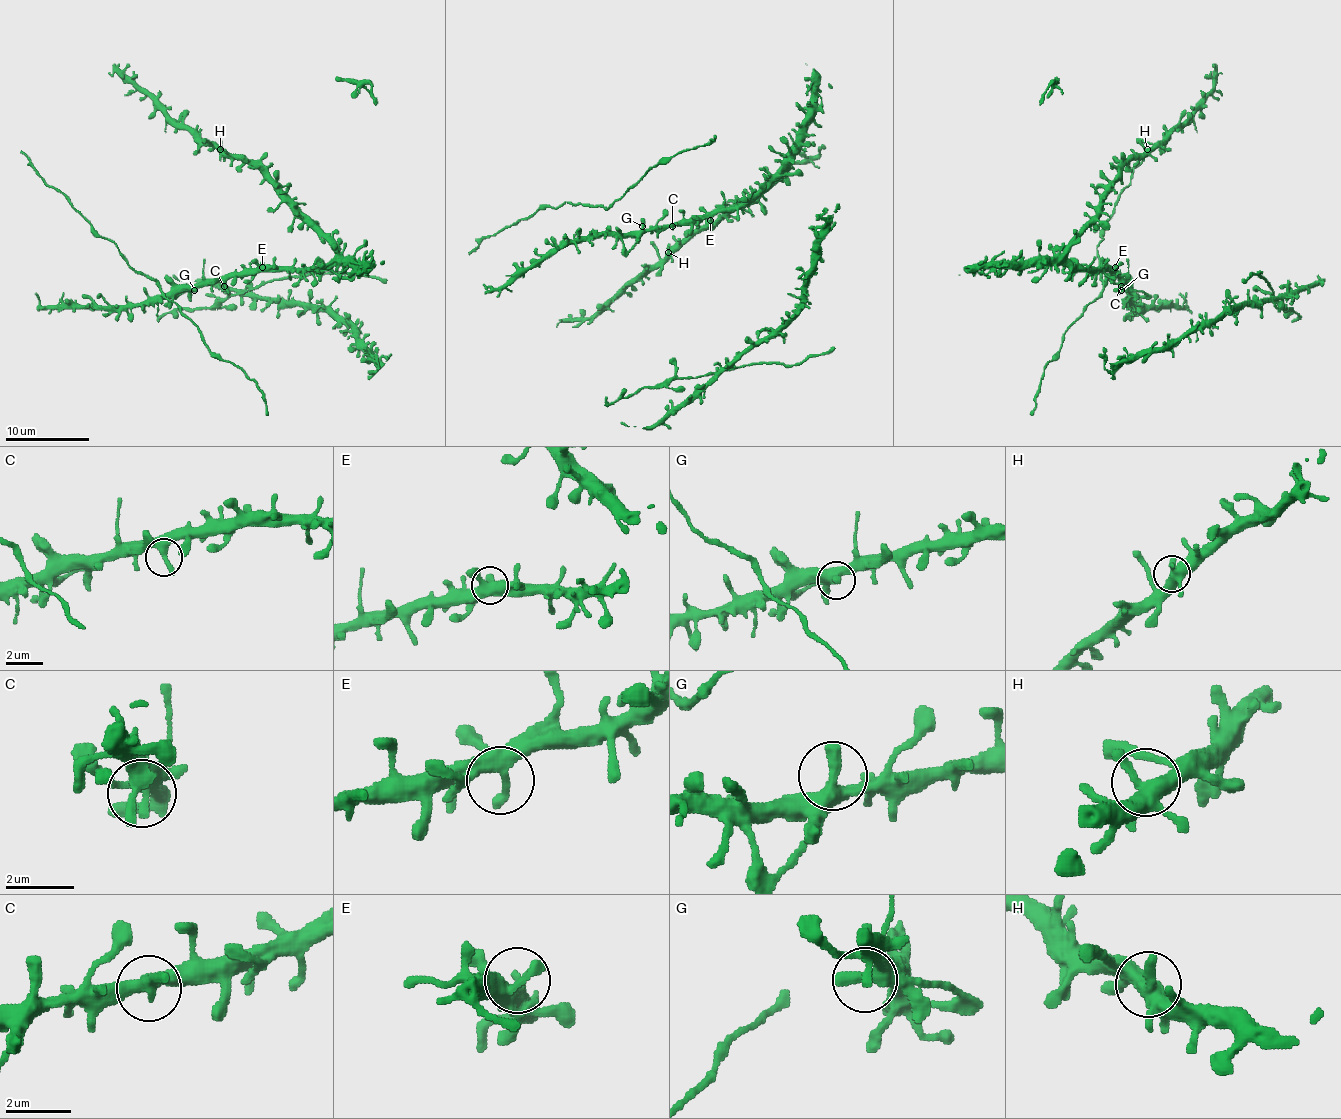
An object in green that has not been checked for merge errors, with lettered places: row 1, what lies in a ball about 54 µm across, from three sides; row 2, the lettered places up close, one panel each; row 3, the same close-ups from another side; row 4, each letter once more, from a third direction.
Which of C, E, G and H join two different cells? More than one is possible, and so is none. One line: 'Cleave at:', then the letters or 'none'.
Cleave at: none

